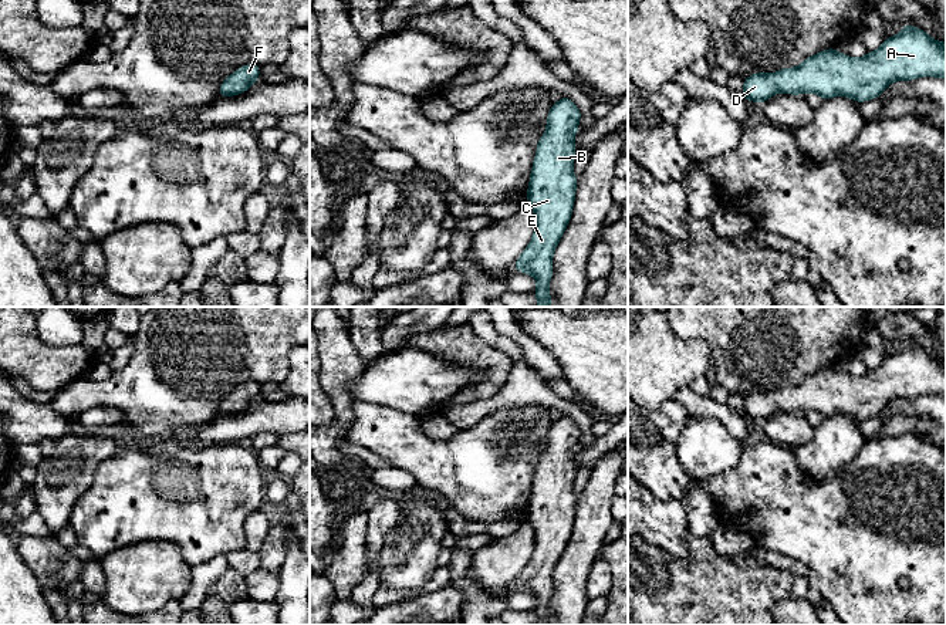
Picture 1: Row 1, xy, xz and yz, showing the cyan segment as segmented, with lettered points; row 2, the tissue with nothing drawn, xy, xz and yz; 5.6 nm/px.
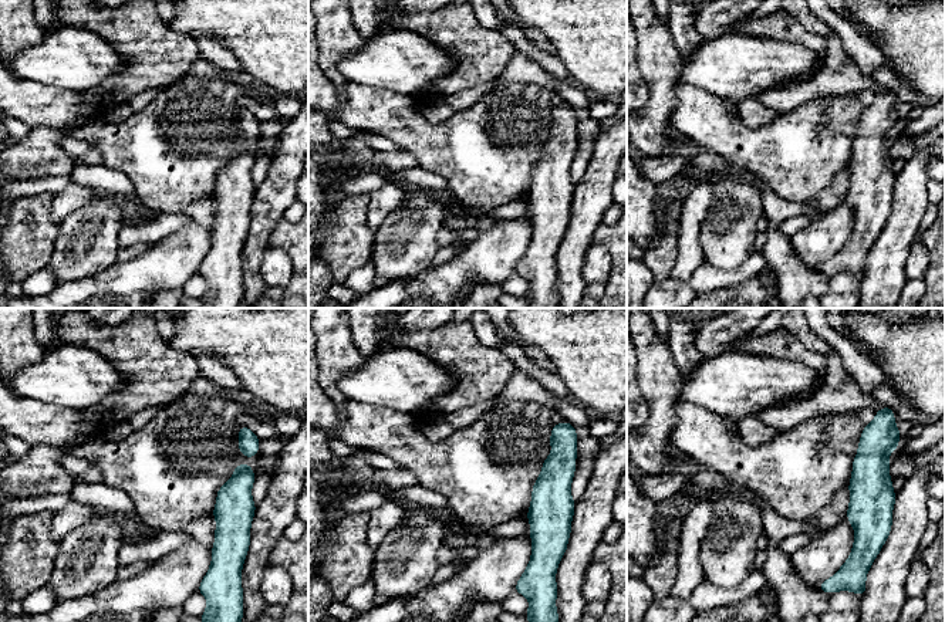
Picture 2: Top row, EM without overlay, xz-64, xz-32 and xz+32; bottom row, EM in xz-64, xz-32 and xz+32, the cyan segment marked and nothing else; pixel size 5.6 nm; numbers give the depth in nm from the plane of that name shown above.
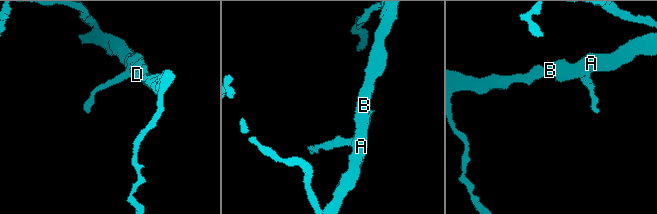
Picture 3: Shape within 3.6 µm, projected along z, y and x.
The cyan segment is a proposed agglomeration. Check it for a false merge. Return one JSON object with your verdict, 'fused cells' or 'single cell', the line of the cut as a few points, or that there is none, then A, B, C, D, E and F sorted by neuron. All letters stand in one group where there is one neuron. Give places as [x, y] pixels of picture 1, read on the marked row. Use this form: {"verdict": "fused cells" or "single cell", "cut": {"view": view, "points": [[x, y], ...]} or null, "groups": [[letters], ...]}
{"verdict": "single cell", "cut": null, "groups": [["A", "B", "C", "D", "E", "F"]]}

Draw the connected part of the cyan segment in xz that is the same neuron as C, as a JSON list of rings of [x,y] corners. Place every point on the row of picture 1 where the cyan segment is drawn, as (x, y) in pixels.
[[[561,97],[551,105],[545,134],[537,142],[527,188],[534,233],[513,267],[535,278],[535,307],[551,307],[548,286],[554,273],[554,250],[571,220],[578,185],[572,168],[577,155],[574,138],[581,115],[571,98]]]

